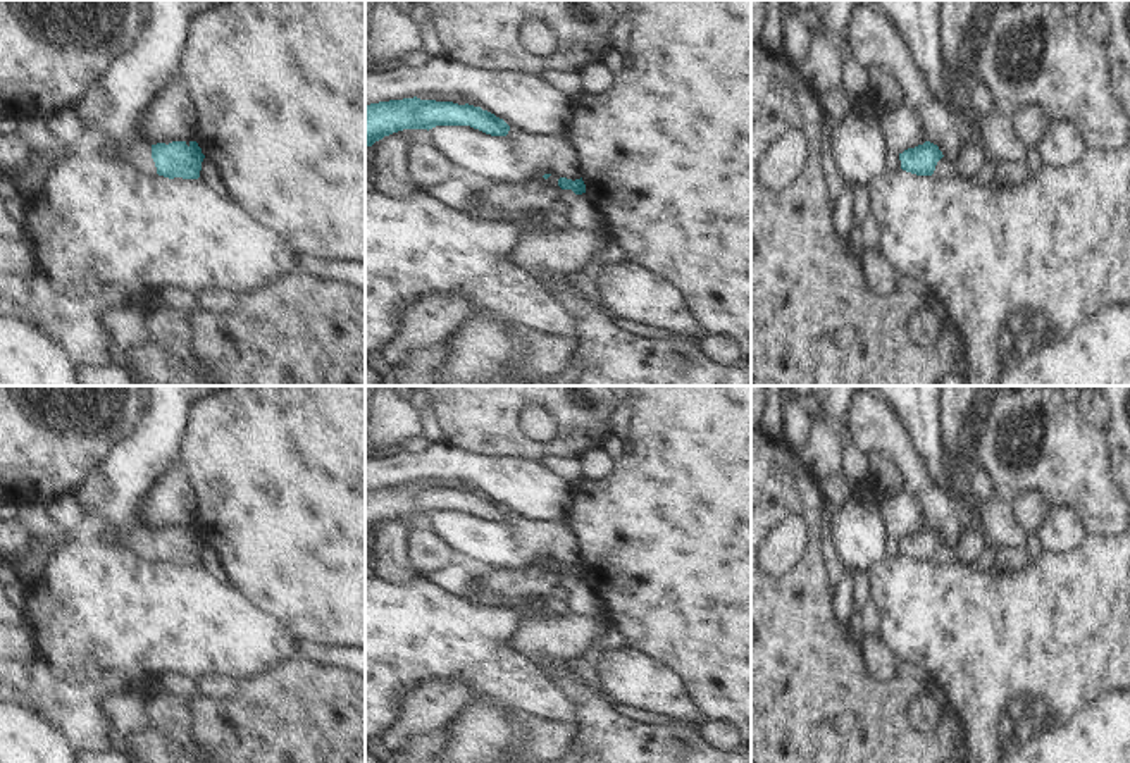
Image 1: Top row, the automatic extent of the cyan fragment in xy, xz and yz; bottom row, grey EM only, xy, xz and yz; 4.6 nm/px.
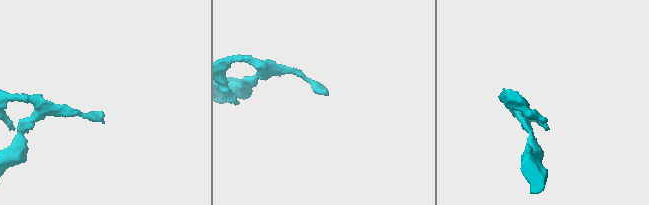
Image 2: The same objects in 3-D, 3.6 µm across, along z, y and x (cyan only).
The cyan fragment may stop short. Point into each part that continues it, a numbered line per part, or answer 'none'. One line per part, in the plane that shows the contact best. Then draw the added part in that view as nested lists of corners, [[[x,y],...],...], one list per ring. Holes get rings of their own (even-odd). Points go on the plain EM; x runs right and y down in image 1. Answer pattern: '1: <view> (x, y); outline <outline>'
none

